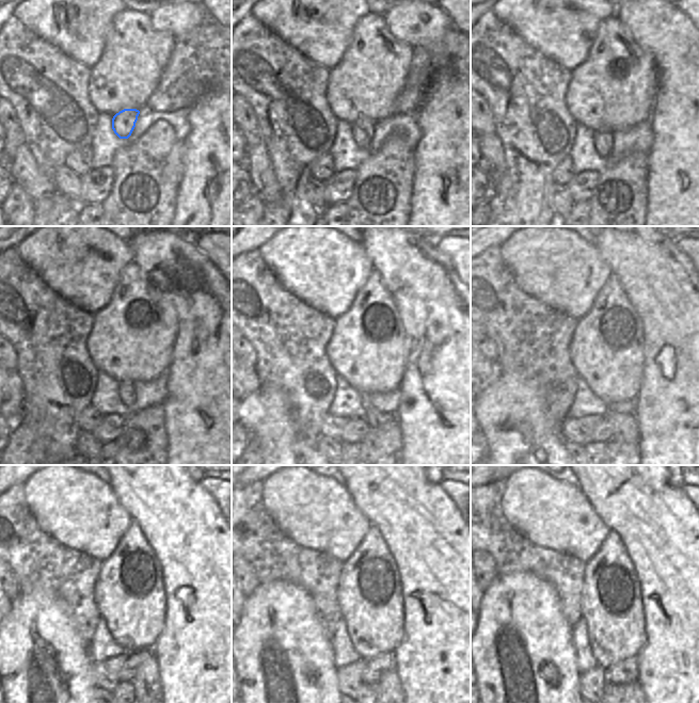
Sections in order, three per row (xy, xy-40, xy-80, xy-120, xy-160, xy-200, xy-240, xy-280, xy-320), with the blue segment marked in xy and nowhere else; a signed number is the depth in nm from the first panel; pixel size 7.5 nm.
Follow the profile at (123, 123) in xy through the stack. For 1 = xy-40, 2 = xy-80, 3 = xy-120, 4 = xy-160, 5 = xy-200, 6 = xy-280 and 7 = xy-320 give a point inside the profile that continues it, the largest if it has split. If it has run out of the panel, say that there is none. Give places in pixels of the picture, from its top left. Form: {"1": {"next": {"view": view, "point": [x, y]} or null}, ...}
{"1": {"next": {"view": "xy-40", "point": [363, 129]}}, "2": {"next": {"view": "xy-80", "point": [603, 141]}}, "3": {"next": {"view": "xy-120", "point": [125, 387]}}, "4": {"next": {"view": "xy-160", "point": [374, 417]}}, "5": {"next": {"view": "xy-200", "point": [625, 429]}}, "6": {"next": {"view": "xy-280", "point": [390, 682]}}, "7": {"next": {"view": "xy-320", "point": [636, 682]}}}

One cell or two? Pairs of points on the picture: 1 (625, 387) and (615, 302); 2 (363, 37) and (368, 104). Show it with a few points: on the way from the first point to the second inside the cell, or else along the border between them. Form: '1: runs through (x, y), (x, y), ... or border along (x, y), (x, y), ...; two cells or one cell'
1: runs through (612, 363), (606, 344), (598, 331), (598, 314); one cell
2: runs through (368, 53), (368, 88); one cell

